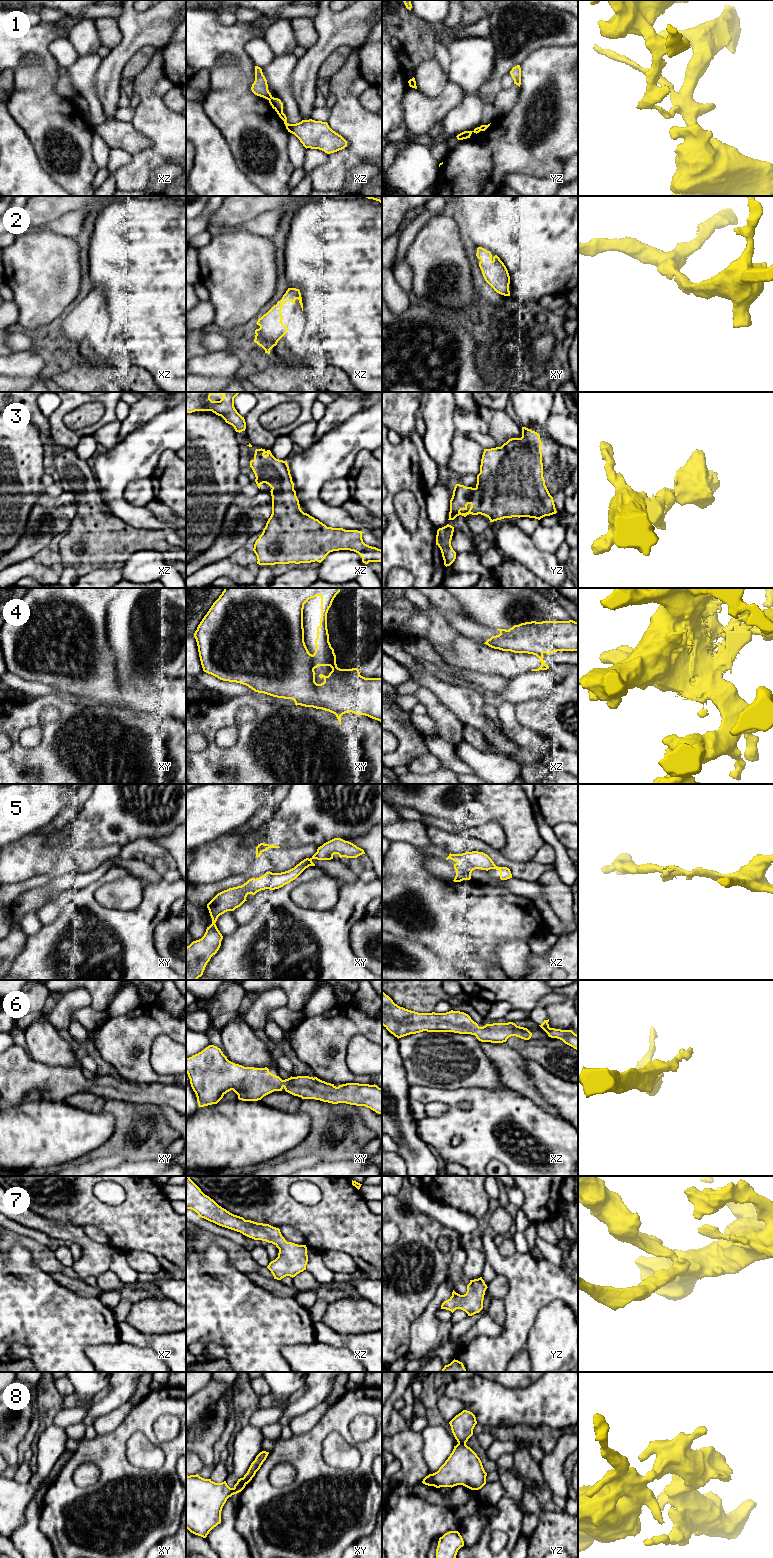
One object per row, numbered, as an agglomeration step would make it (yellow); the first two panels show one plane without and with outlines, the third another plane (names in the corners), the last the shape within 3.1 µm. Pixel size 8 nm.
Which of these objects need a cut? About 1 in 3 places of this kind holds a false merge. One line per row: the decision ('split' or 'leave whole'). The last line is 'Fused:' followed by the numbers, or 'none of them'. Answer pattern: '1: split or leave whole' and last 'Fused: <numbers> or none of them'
1: split
2: leave whole
3: leave whole
4: leave whole
5: leave whole
6: leave whole
7: leave whole
8: split
Fused: 1, 8

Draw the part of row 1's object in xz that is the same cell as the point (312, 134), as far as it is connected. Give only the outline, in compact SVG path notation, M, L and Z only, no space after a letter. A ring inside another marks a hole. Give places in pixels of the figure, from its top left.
M272 97L269 99L269 103L284 121L288 132L294 134L306 149L319 149L330 154L347 147L347 141L333 131L327 122L309 119L296 124L289 124L286 115L283 113L281 100Z

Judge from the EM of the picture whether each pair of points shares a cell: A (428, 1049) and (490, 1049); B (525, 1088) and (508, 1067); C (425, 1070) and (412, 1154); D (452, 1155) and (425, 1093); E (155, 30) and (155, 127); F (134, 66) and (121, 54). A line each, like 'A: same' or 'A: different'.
A: different
B: same
C: different
D: same
E: different
F: different

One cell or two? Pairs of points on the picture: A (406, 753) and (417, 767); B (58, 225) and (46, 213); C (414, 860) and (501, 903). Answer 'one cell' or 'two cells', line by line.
A: two cells
B: two cells
C: one cell

